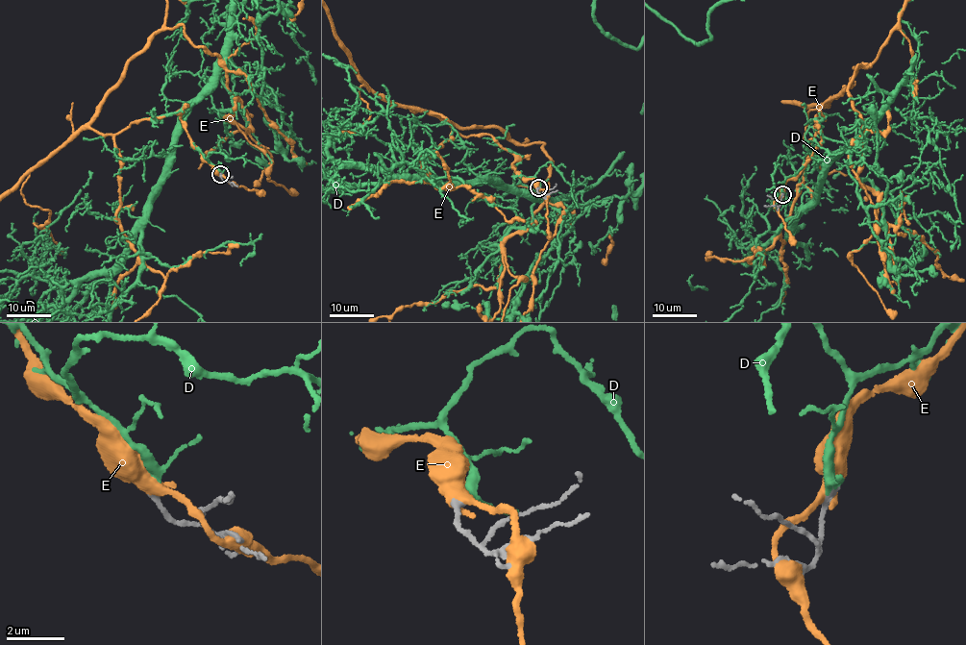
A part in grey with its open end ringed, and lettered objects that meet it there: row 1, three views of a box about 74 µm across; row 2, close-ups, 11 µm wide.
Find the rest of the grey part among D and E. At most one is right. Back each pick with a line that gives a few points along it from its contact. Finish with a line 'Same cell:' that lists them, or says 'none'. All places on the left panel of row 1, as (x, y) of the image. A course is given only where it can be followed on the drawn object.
Same cell: D

